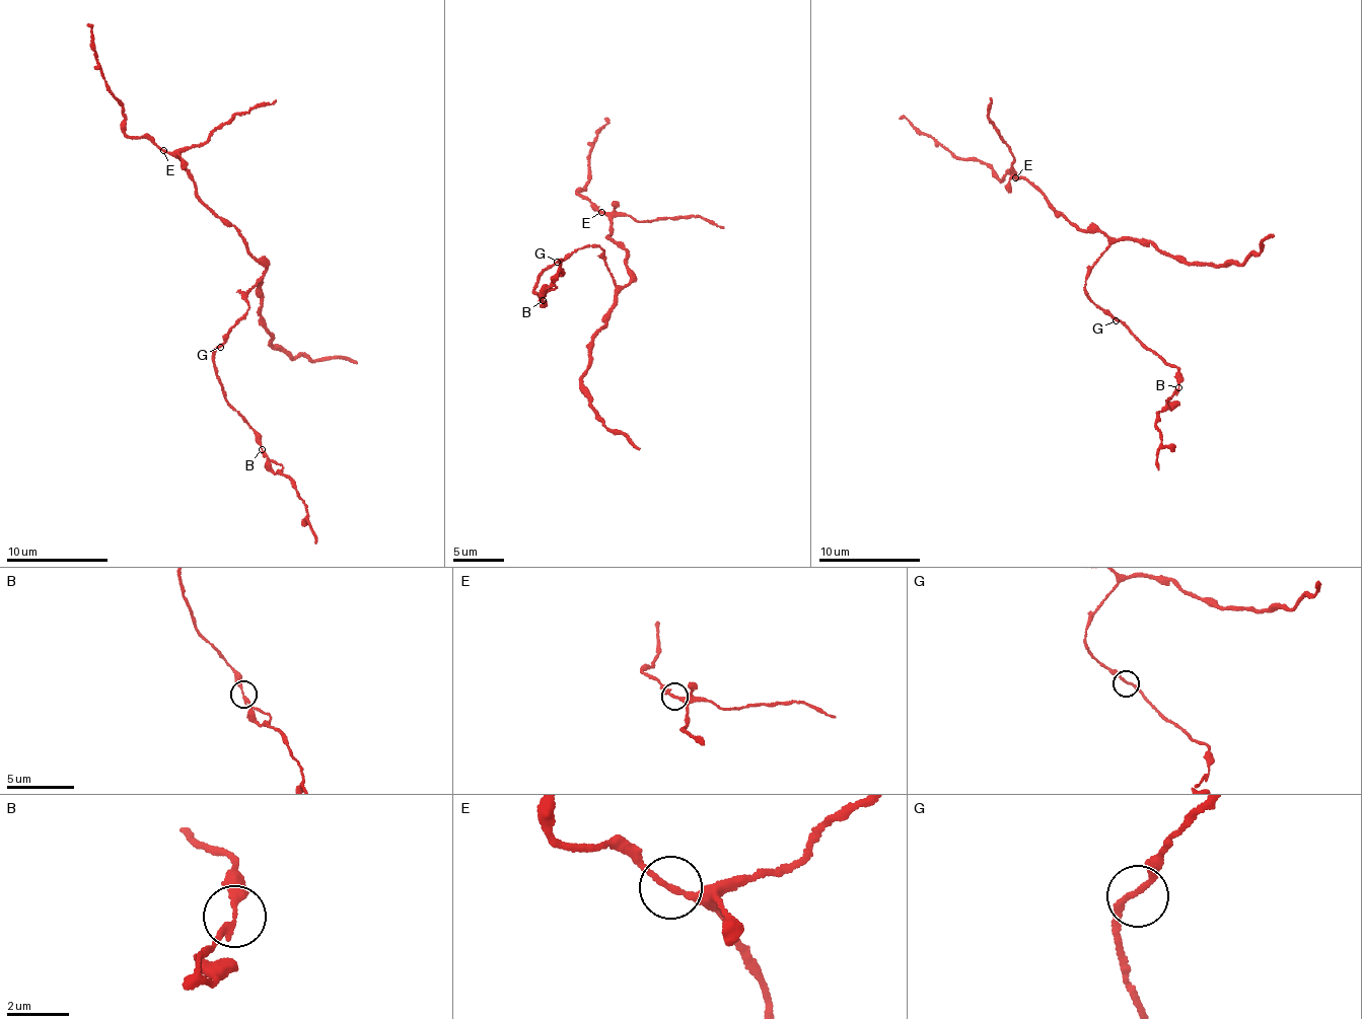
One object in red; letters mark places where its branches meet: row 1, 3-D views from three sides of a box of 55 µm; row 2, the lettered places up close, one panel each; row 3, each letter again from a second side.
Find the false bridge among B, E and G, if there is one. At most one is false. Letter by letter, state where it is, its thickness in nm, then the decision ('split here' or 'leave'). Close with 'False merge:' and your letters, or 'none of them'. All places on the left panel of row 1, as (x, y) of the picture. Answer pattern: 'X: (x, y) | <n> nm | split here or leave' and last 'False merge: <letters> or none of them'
B: (262, 449) | 200 nm | leave
E: (163, 150) | 180 nm | leave
G: (220, 347) | 180 nm | leave
False merge: none of them

